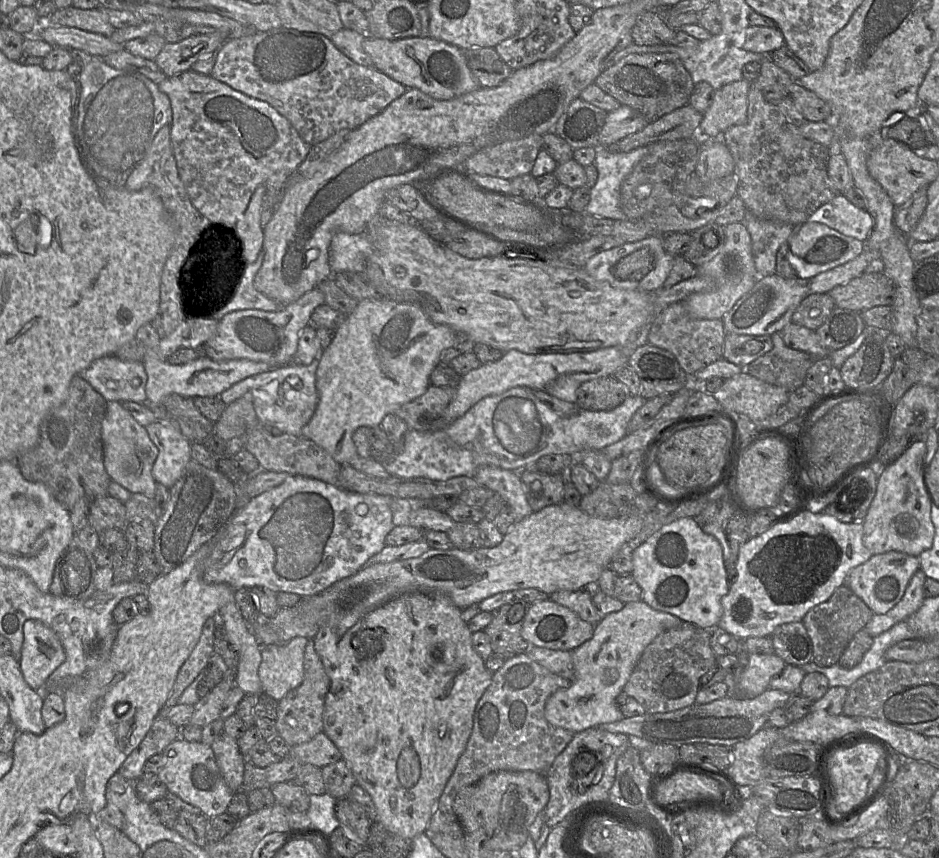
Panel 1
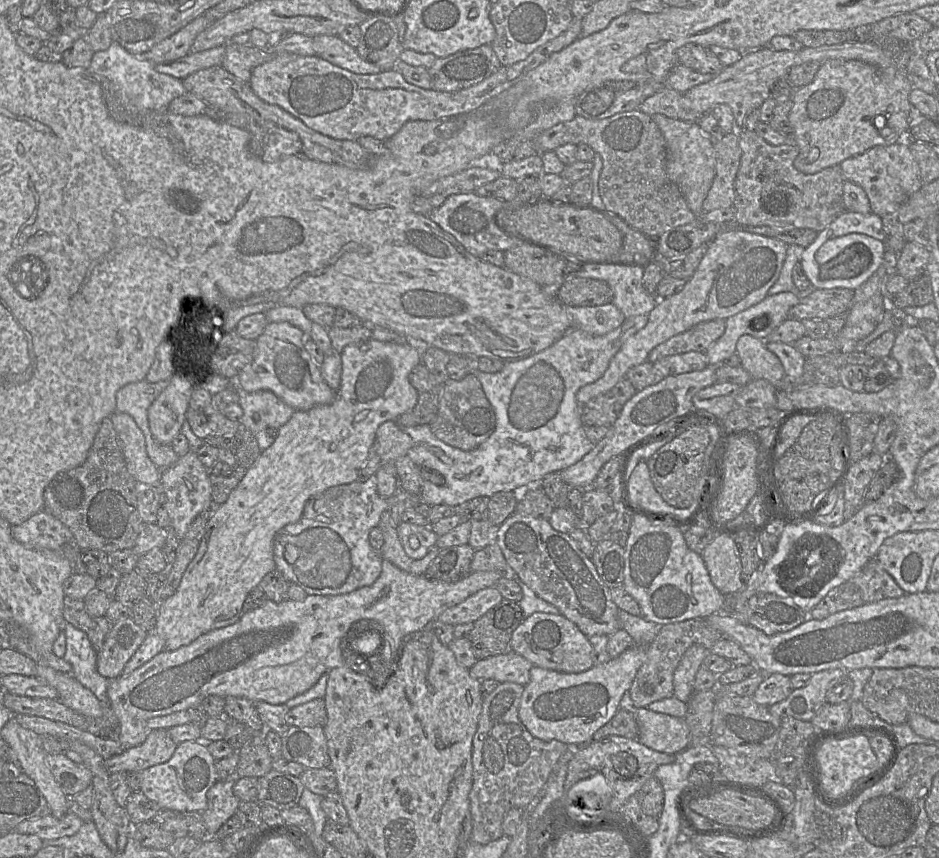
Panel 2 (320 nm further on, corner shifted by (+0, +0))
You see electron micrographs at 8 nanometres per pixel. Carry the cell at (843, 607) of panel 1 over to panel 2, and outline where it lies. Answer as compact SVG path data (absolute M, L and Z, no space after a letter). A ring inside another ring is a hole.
M846 581L833 588L810 611L809 618L823 620L837 612L852 609L864 604L860 589L852 582Z

